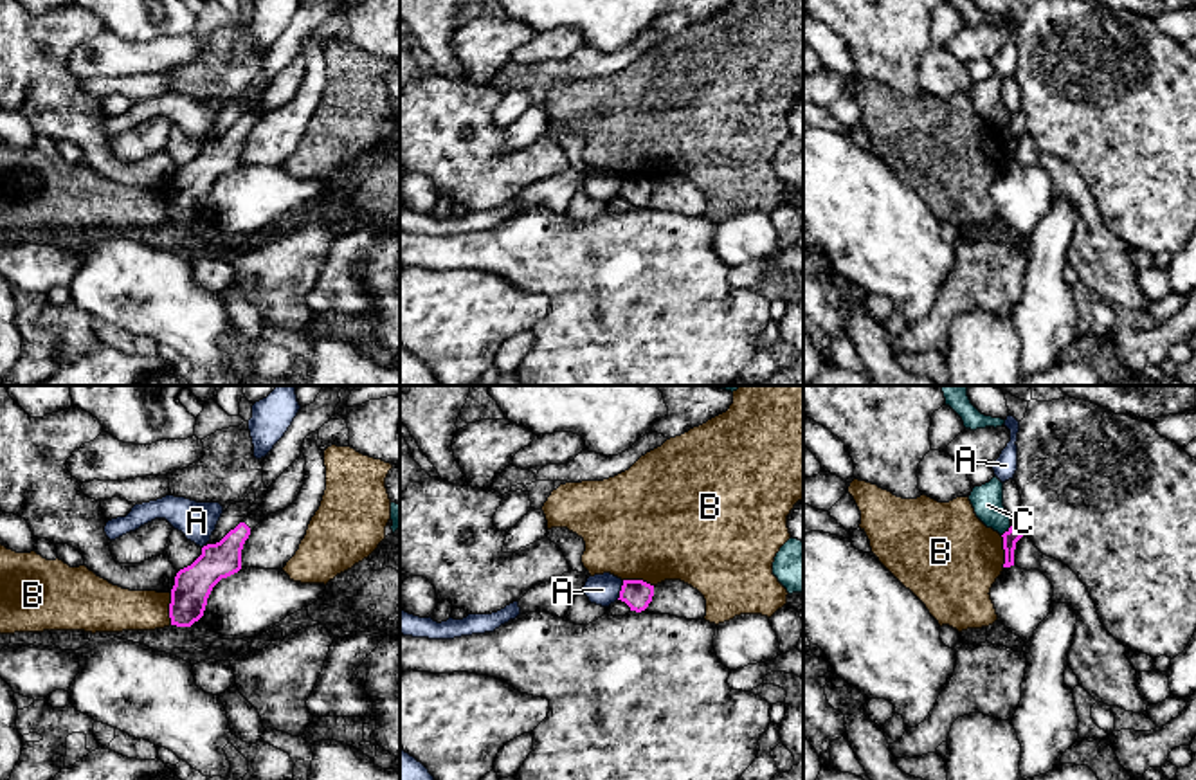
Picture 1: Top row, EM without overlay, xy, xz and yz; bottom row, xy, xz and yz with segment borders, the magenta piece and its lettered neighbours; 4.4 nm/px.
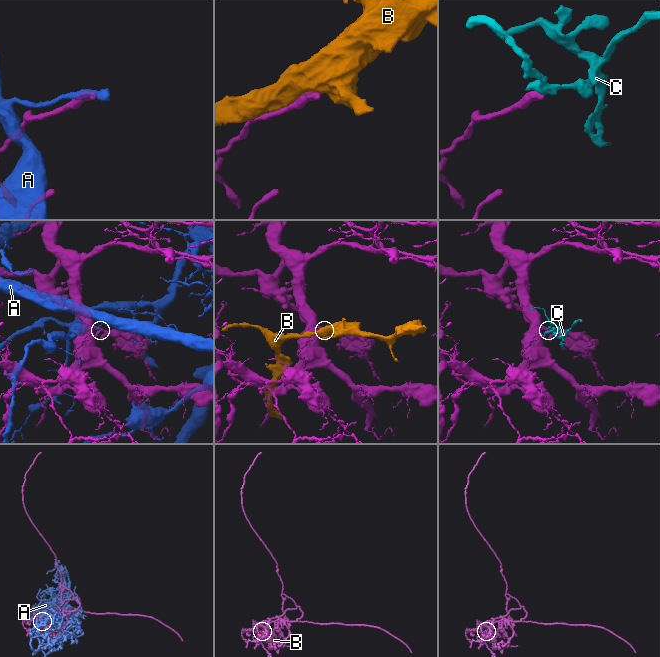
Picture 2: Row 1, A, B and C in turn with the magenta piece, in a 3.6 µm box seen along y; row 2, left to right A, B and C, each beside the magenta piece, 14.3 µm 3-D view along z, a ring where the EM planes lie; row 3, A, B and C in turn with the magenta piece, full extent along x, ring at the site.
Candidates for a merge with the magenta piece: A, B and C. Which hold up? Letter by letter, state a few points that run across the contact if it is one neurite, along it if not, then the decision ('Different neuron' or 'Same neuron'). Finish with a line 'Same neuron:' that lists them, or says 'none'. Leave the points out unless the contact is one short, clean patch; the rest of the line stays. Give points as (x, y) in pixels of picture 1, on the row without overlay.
A: Different neuron
B: Different neuron
C: Line: yz (1011, 123), (1002, 132). Different neuron
Same neuron: none

